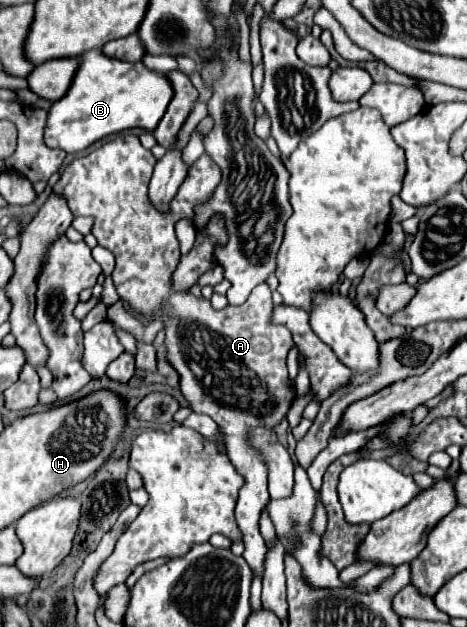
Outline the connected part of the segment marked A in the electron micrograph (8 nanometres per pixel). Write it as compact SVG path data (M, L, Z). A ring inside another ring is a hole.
M123 134L101 148L89 152L87 156L75 158L63 172L59 182L53 186L53 194L63 196L69 204L69 210L73 216L91 216L93 228L91 234L97 238L97 242L111 250L115 256L115 270L111 274L113 284L117 288L117 294L143 316L149 320L163 320L165 322L165 332L167 332L167 358L173 364L173 368L181 374L181 392L189 404L189 408L197 414L207 414L211 416L219 430L223 432L223 440L227 446L227 456L231 464L241 472L245 484L239 490L239 500L235 508L235 520L241 528L243 542L245 542L245 552L243 558L251 566L251 570L259 576L263 576L263 558L265 558L265 540L259 532L259 514L263 506L269 502L269 492L267 492L267 466L265 462L257 456L257 452L249 446L247 442L247 432L257 426L265 428L275 428L289 412L291 400L293 400L293 386L287 376L287 352L293 348L293 338L291 332L285 326L271 324L271 314L273 314L273 302L271 302L271 290L267 284L259 284L253 288L251 296L247 298L245 304L241 306L225 306L223 310L215 310L209 300L197 298L191 292L173 292L171 288L171 274L173 268L179 262L179 242L175 238L175 222L181 218L193 218L195 204L205 202L217 184L221 182L221 170L213 160L209 160L207 154L203 154L191 168L187 178L183 180L177 196L171 202L171 212L163 214L157 212L157 208L149 202L147 196L147 186L151 180L153 169L157 160L155 156L145 150L139 142L137 136L133 134Z

